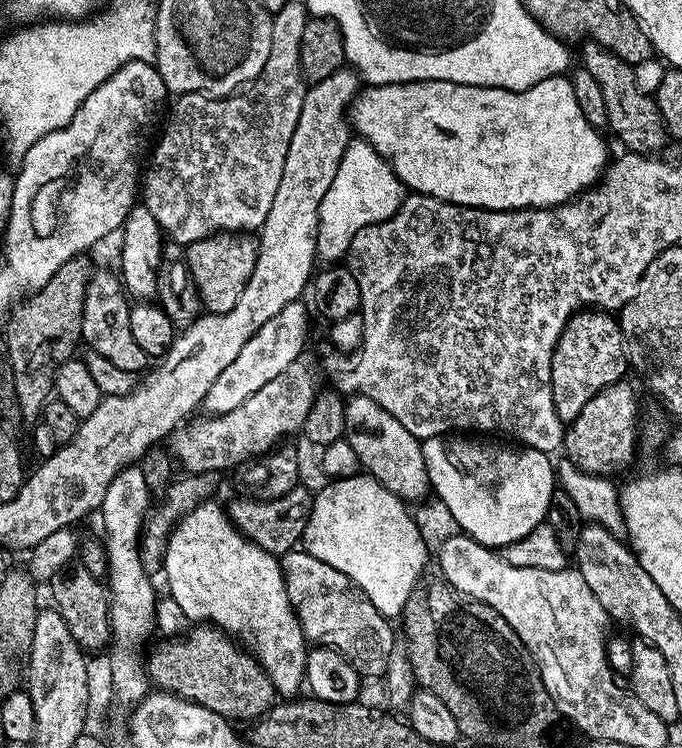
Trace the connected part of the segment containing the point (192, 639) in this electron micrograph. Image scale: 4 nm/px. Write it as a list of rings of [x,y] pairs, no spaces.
[[[204,622],[179,638],[164,638],[160,642],[161,644],[146,656],[148,679],[157,689],[172,692],[183,700],[192,700],[198,706],[204,706],[206,710],[214,710],[214,714],[232,722],[258,720],[272,709],[273,704],[277,703],[276,687],[270,682],[266,670],[247,647],[237,643],[223,628],[214,628],[211,624]]]

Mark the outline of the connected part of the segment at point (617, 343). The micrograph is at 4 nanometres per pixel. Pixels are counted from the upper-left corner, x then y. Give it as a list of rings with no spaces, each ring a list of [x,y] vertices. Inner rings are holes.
[[[604,310],[576,313],[558,338],[552,359],[552,393],[558,418],[565,422],[578,418],[582,406],[586,406],[586,402],[590,402],[598,390],[625,379],[629,368],[628,349],[624,347],[619,319]]]

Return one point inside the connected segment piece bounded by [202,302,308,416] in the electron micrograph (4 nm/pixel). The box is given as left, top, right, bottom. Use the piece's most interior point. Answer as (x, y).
(277, 346)

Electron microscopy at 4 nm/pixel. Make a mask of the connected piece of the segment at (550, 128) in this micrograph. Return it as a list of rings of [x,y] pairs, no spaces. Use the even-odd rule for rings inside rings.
[[[567,75],[551,76],[521,92],[505,88],[470,86],[445,80],[411,80],[405,84],[377,84],[368,86],[357,95],[350,105],[350,124],[359,139],[370,142],[380,157],[394,170],[394,174],[405,189],[421,196],[433,196],[451,204],[461,204],[467,208],[485,208],[491,212],[517,212],[519,208],[557,208],[582,192],[587,192],[599,181],[609,163],[608,148],[601,133],[586,122],[582,109],[574,96],[574,86]]]

